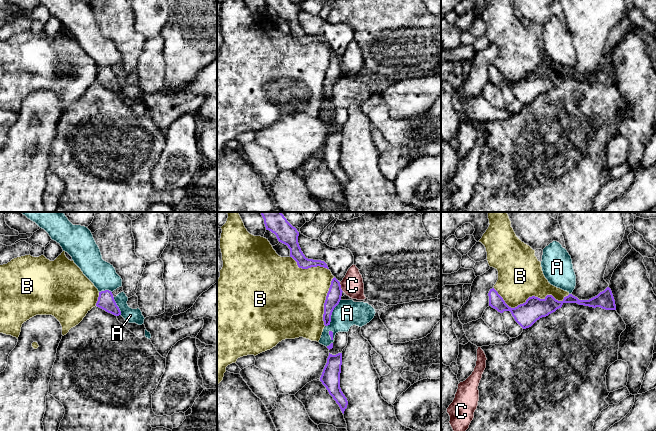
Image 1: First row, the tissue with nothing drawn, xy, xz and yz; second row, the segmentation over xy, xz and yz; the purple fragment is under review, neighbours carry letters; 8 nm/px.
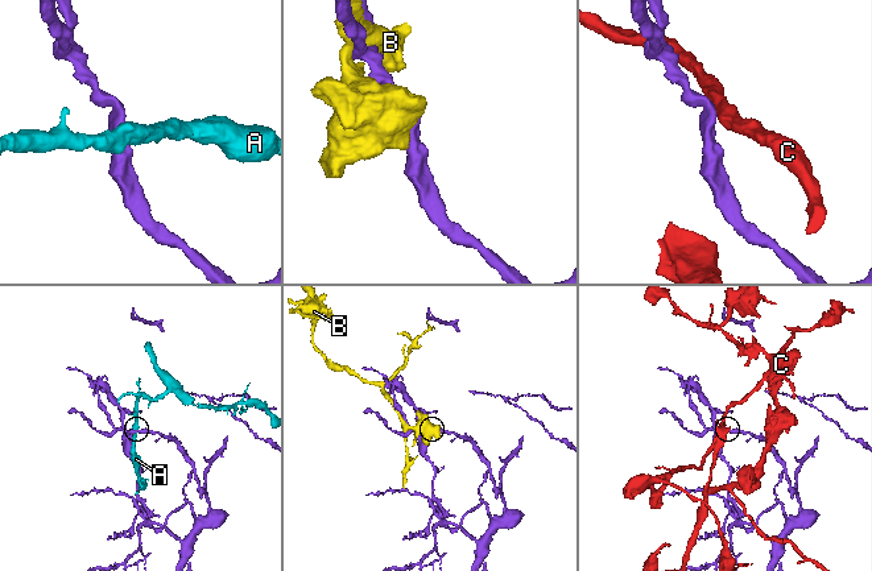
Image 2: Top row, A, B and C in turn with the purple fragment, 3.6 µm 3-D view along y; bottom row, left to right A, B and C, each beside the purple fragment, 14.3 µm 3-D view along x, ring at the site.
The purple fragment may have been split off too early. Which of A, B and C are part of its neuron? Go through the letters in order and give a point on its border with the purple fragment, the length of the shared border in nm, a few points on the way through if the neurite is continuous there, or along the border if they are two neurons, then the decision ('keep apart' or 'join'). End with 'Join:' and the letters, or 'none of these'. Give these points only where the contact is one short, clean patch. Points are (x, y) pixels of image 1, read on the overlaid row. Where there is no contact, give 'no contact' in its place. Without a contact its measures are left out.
A: contact xz (331, 313); length 260 nm; border xz (340, 299), (332, 312), (331, 321), (325, 326); keep apart
B: contact yz (530, 297); length 600 nm; keep apart
C: contact xz (340, 287); length 90 nm; border xz (339, 282), (340, 288), (343, 291); keep apart
Join: none of these

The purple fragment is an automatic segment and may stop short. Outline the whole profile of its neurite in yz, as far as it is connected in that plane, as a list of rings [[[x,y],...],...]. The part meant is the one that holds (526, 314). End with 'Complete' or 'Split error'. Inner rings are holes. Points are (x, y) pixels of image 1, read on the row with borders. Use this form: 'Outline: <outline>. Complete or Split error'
Outline: [[[609,287],[589,300],[579,300],[572,294],[564,297],[562,301],[556,300],[552,295],[547,295],[544,299],[532,296],[525,303],[515,308],[509,307],[494,288],[490,289],[488,296],[489,306],[500,313],[510,311],[515,321],[523,329],[531,327],[540,318],[555,312],[564,303],[577,303],[593,308],[600,307],[605,310],[616,310],[615,300]]]. Complete

